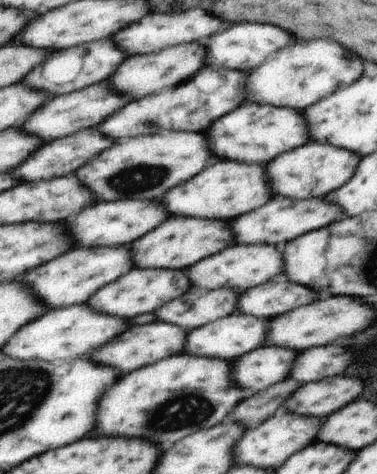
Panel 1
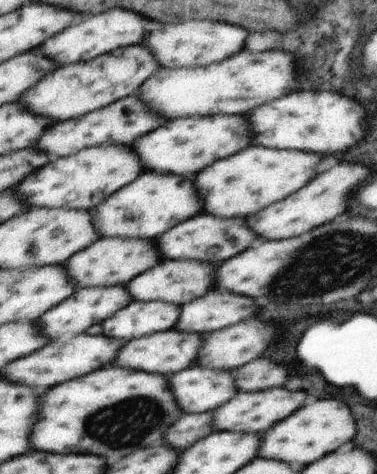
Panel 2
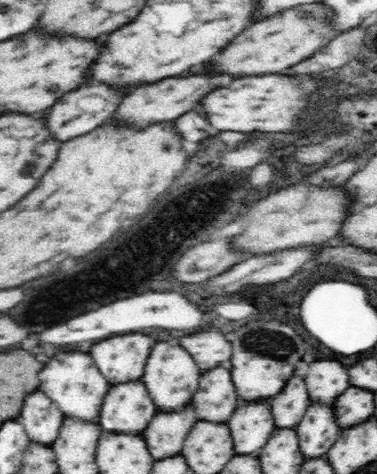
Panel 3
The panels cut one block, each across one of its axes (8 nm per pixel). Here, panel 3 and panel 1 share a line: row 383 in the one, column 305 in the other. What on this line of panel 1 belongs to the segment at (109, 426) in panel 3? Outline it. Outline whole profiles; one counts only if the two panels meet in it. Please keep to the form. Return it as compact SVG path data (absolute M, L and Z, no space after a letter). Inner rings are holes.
M243 104L227 116L219 118L207 132L209 144L219 158L249 162L249 164L267 164L273 158L283 156L301 144L307 144L309 132L303 116L295 108L275 108L261 104Z

